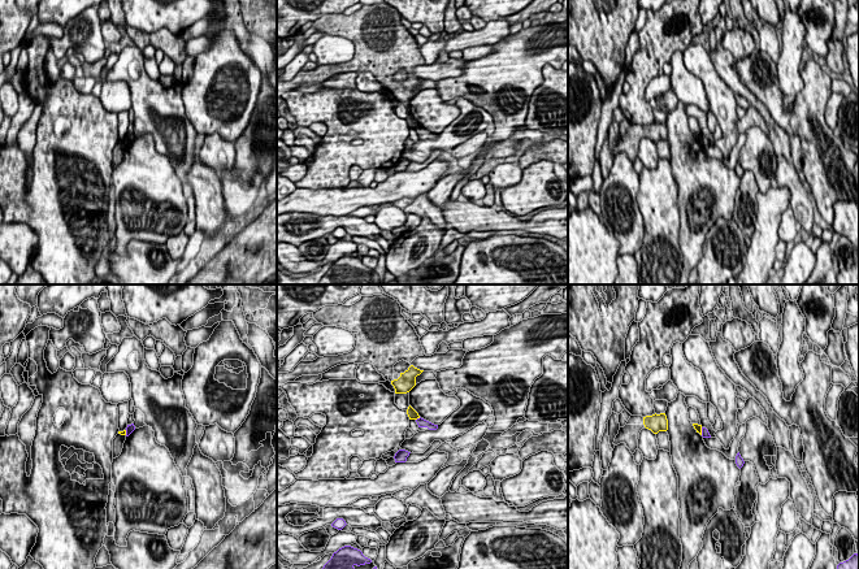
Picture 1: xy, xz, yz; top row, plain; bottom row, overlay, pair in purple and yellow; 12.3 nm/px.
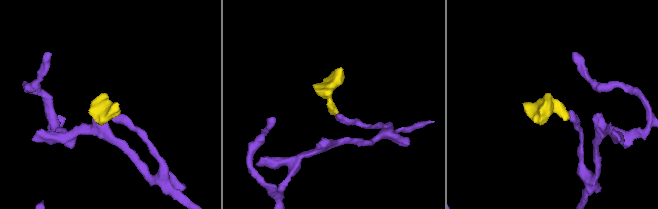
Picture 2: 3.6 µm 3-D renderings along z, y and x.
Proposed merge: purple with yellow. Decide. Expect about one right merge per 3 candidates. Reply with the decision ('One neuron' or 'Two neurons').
Two neurons

